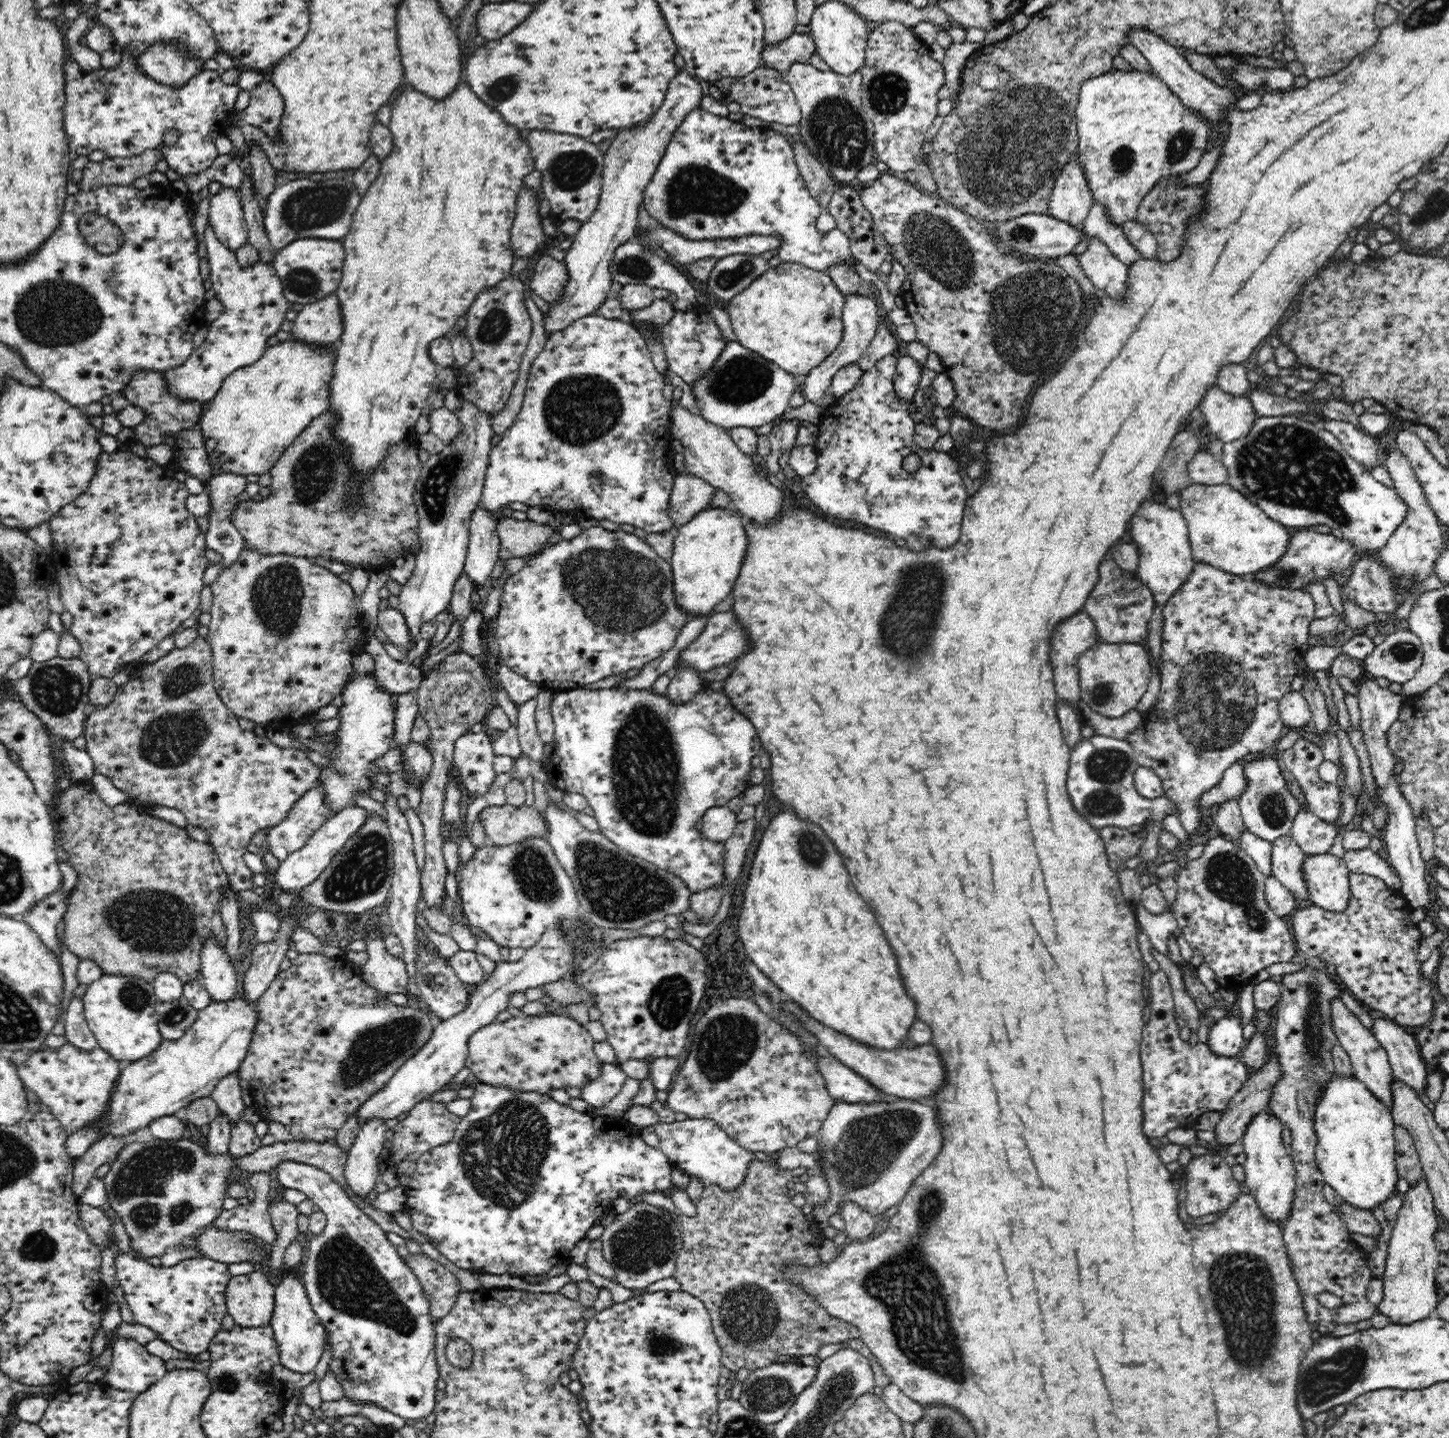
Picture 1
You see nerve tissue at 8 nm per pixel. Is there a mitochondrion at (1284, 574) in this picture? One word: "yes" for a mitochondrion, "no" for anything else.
yes

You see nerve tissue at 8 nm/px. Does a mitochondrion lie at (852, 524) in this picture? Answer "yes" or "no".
no

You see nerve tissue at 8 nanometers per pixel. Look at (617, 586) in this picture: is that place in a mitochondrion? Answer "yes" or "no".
yes

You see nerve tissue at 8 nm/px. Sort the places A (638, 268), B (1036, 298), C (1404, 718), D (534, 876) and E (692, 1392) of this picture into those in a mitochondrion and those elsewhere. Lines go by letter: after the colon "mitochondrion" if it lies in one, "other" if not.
A: mitochondrion
B: mitochondrion
C: other
D: mitochondrion
E: other

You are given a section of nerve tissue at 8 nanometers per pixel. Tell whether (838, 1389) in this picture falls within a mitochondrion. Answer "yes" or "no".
yes

